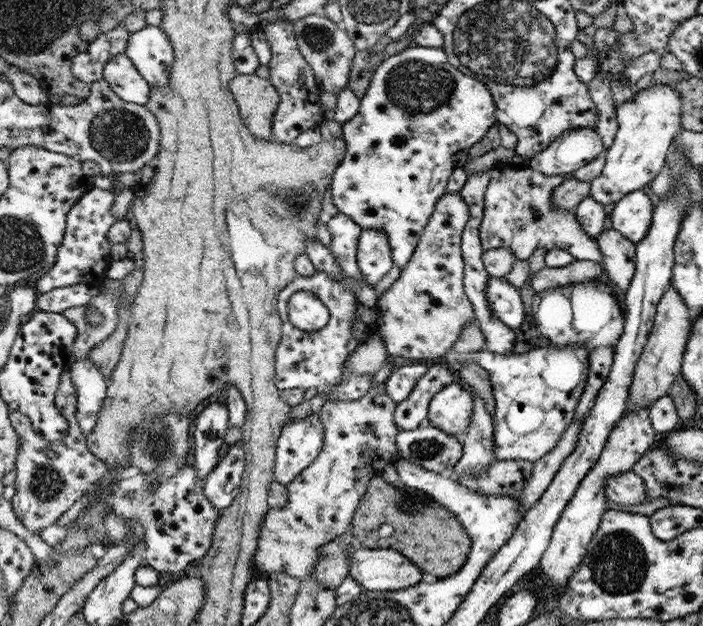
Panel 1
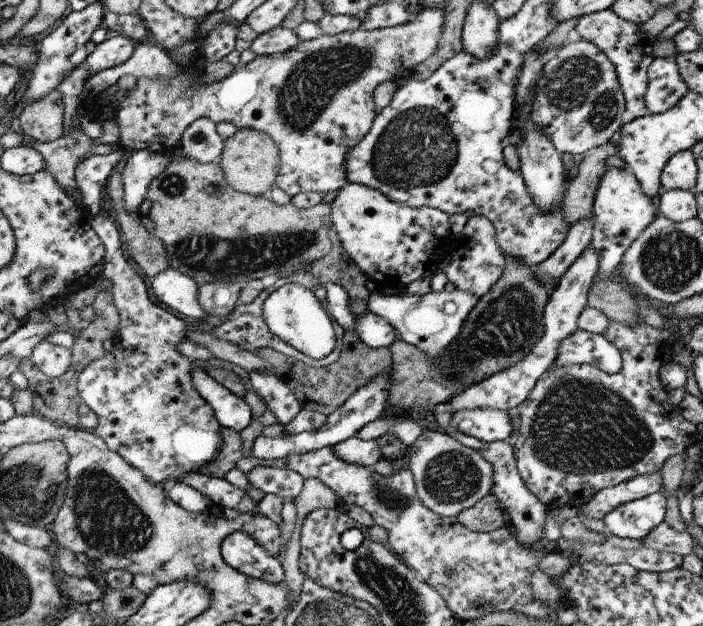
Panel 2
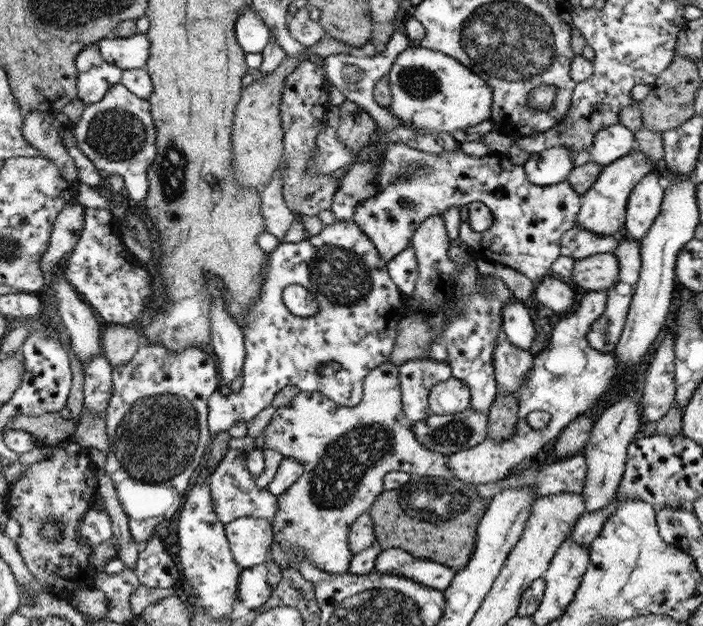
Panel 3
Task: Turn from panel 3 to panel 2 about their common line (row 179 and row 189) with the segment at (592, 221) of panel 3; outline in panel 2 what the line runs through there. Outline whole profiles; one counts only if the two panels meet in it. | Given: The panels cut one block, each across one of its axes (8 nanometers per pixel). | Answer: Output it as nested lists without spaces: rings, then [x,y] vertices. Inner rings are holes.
[[[608,167],[602,174],[602,180],[596,188],[594,196],[594,228],[592,228],[592,244],[600,256],[598,260],[598,273],[596,280],[610,280],[614,270],[625,253],[626,248],[640,236],[642,230],[646,230],[658,216],[661,216],[656,207],[657,200],[646,196],[638,184],[638,180],[630,170],[625,168]]]

